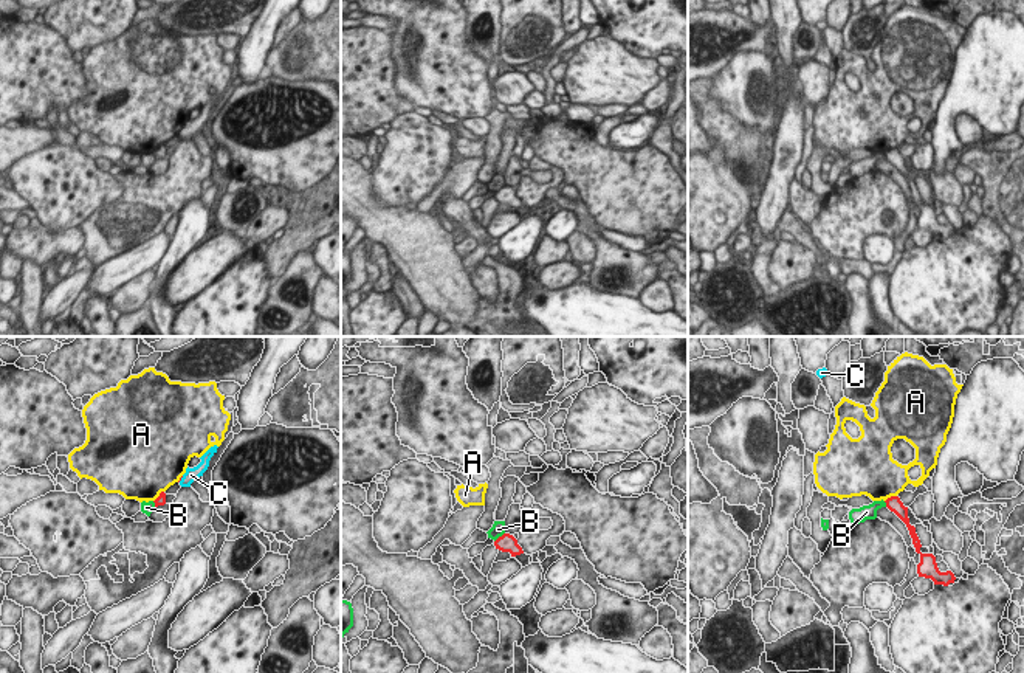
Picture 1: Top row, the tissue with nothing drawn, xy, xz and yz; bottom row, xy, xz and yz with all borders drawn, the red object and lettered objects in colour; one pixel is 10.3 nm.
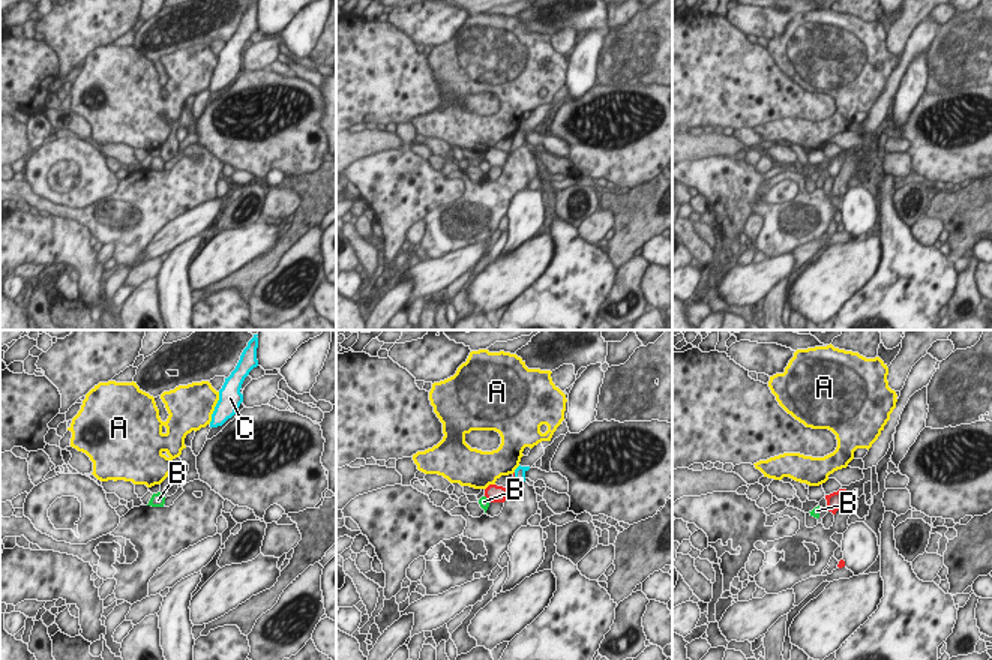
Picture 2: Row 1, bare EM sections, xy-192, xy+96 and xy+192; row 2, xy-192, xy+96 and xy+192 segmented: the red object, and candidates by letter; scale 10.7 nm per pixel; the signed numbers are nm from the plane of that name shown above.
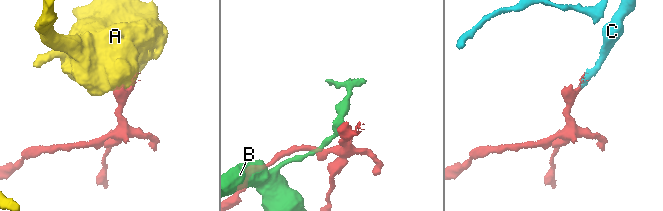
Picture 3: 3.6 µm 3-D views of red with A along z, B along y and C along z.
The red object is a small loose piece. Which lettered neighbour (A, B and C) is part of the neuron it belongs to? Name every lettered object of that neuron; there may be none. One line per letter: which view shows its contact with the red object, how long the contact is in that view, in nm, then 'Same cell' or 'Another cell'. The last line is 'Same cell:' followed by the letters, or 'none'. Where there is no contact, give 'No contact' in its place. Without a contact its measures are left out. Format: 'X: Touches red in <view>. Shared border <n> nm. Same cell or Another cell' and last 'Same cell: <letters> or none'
A: Touches red in yz. Shared border 140 nm. Another cell
B: Touches red in xz. Shared border 150 nm. Another cell
C: Touches red in xy. Shared border 80 nm. Same cell
Same cell: C.

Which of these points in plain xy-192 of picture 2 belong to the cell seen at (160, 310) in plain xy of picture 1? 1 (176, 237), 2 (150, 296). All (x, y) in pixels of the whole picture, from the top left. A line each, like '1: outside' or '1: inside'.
1: outside
2: outside

